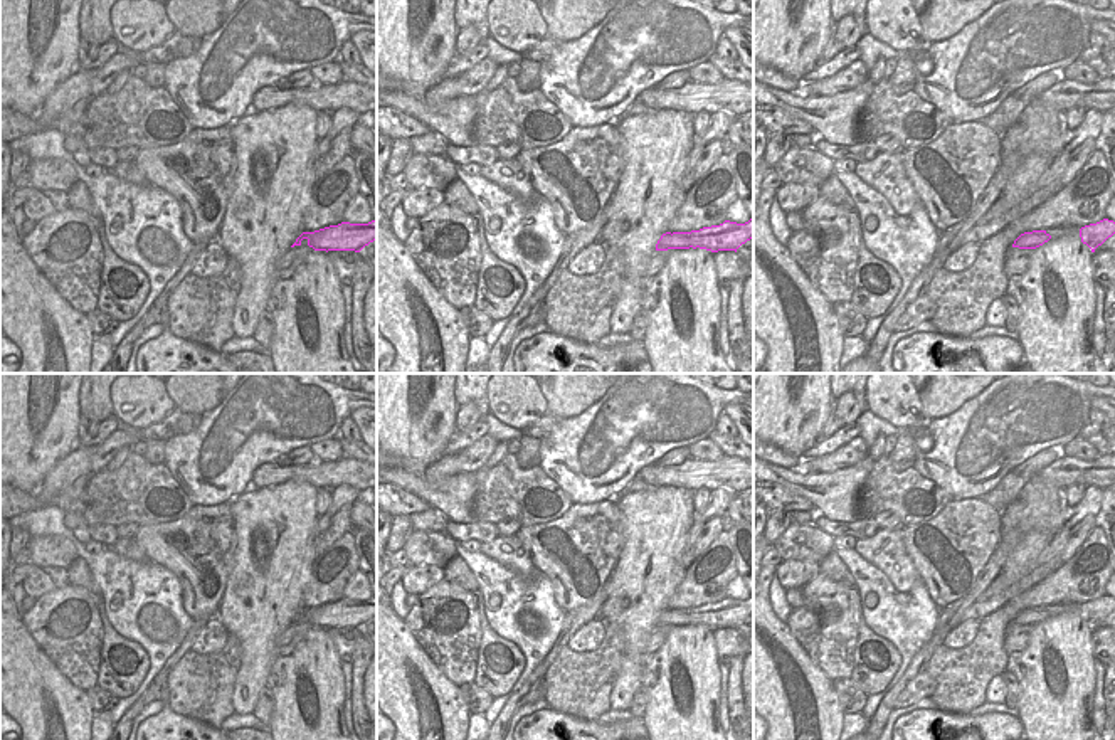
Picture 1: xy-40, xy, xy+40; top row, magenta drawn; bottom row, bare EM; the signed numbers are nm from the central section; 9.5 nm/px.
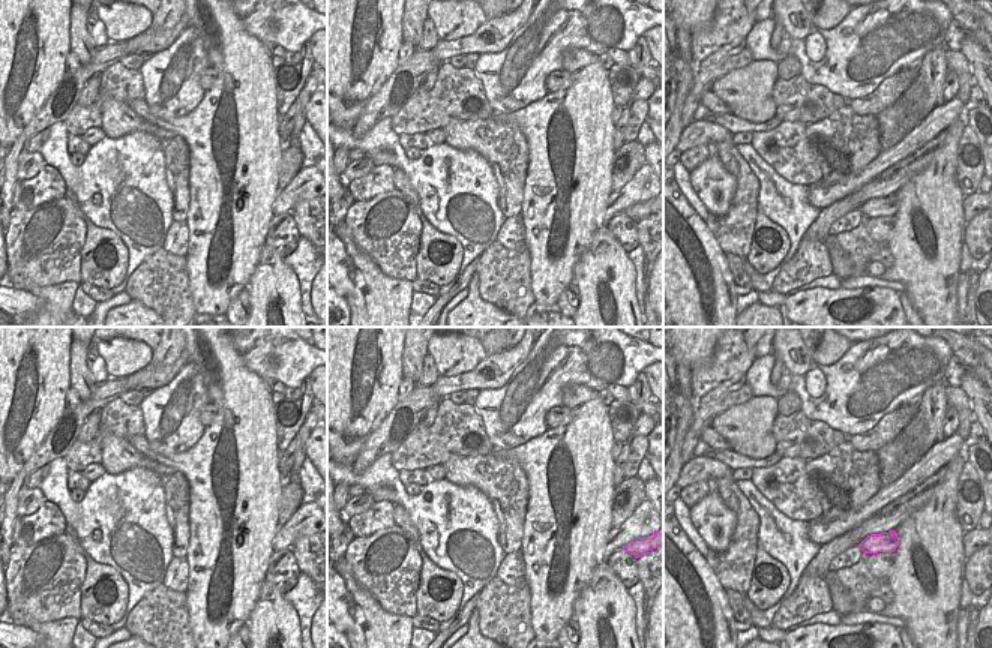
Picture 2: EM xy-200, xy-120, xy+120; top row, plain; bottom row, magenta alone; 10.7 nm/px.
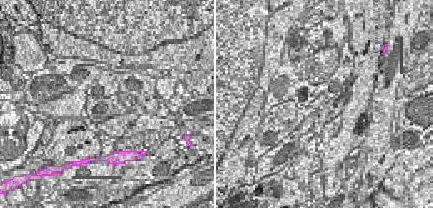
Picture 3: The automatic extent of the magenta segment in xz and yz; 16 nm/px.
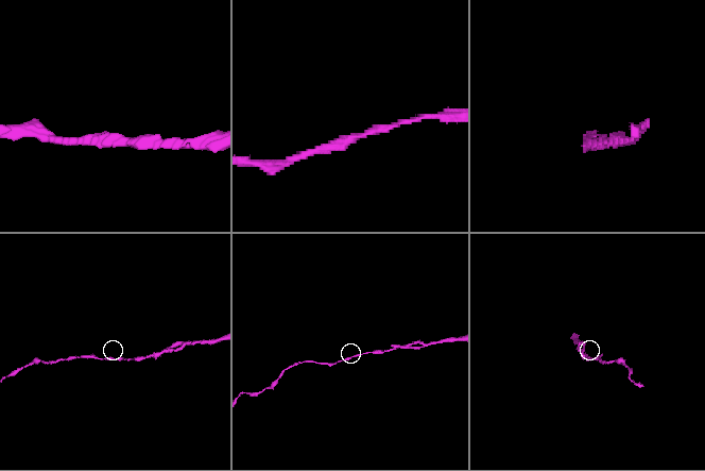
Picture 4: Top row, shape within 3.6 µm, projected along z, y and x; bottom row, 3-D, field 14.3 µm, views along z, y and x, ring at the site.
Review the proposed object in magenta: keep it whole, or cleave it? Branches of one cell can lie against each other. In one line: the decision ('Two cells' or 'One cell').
One cell.

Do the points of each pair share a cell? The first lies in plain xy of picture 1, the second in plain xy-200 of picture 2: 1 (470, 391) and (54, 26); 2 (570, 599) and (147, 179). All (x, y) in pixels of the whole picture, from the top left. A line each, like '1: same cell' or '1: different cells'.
1: different cells
2: different cells

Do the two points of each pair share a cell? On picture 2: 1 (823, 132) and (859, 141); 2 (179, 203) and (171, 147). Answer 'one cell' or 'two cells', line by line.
1: one cell
2: one cell

